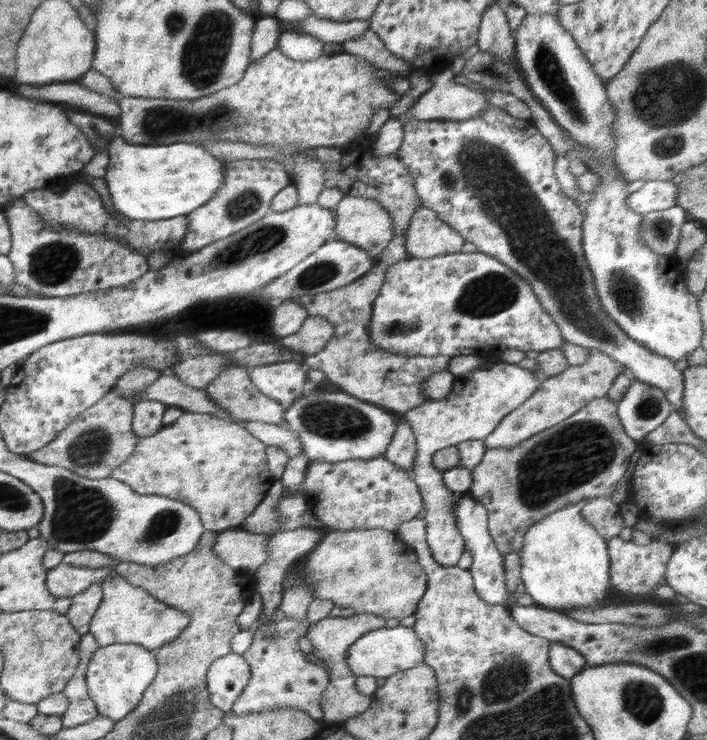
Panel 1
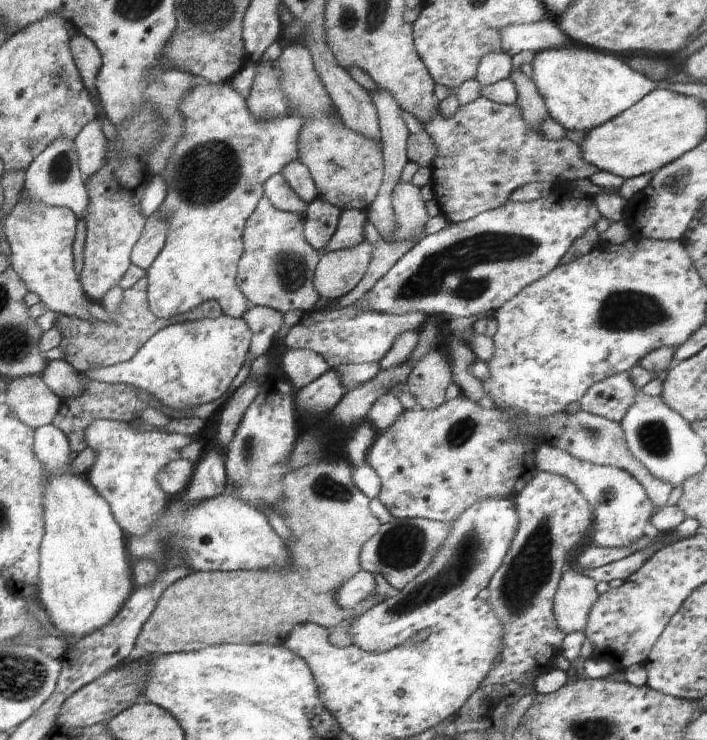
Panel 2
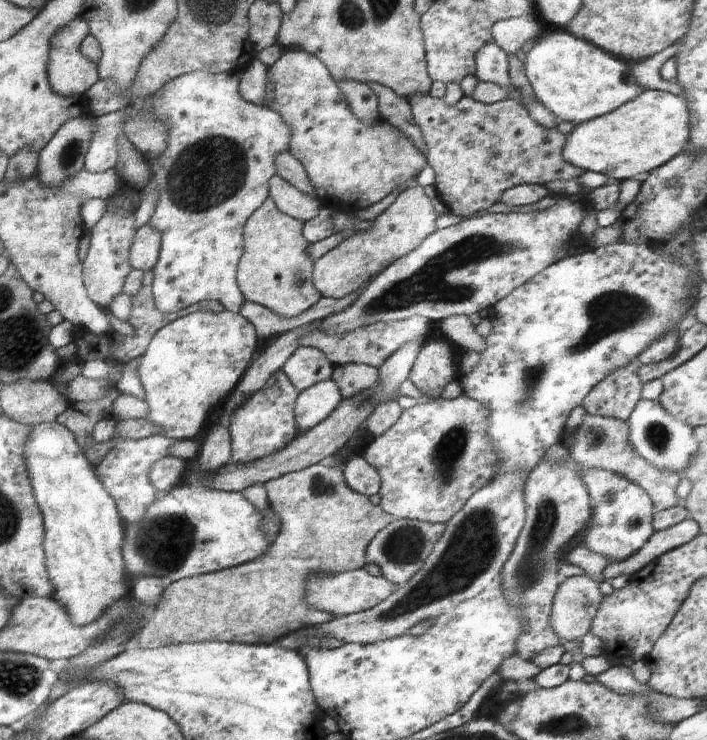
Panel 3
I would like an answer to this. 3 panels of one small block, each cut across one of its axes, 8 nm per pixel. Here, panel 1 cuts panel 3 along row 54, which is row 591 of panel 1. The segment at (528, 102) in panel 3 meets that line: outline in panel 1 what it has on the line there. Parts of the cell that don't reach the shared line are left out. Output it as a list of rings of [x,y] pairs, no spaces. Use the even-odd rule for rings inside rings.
[[[456,493],[453,513],[456,517],[456,528],[465,541],[466,550],[472,554],[472,565],[469,571],[473,576],[473,585],[478,596],[488,604],[508,605],[507,590],[505,587],[504,555],[497,549],[488,533],[488,511],[481,502],[473,497]]]

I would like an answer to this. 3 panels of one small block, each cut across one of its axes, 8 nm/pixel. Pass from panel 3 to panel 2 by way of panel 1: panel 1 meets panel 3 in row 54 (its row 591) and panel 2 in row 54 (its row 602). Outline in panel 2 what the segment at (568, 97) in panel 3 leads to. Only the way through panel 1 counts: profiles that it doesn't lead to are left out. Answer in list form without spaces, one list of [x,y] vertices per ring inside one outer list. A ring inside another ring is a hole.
[[[582,44],[535,53],[532,80],[544,99],[550,118],[568,130],[588,133],[642,100],[657,84],[632,70],[621,59]]]

